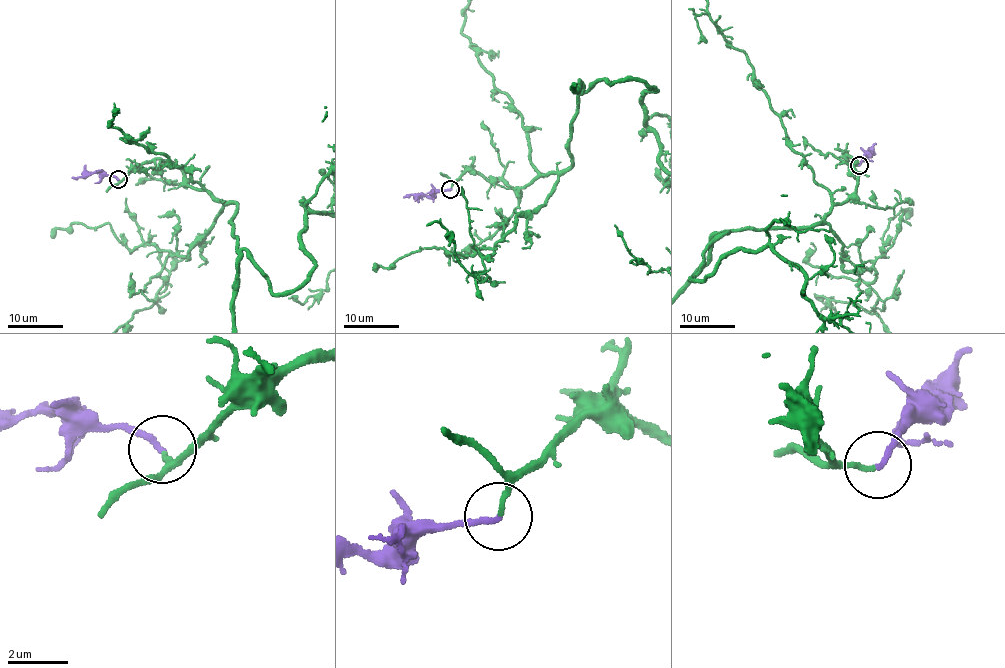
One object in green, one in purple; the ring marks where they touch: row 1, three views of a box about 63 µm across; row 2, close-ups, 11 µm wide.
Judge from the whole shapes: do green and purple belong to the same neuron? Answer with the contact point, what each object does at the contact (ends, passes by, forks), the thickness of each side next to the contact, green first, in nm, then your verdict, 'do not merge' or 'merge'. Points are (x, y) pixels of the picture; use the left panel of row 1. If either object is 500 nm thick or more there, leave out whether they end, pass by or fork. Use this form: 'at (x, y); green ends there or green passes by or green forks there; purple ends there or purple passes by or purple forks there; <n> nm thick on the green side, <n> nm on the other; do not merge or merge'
at (118, 179); green ends there; purple ends there; 160 nm thick on the green side, 190 nm on the other; merge

